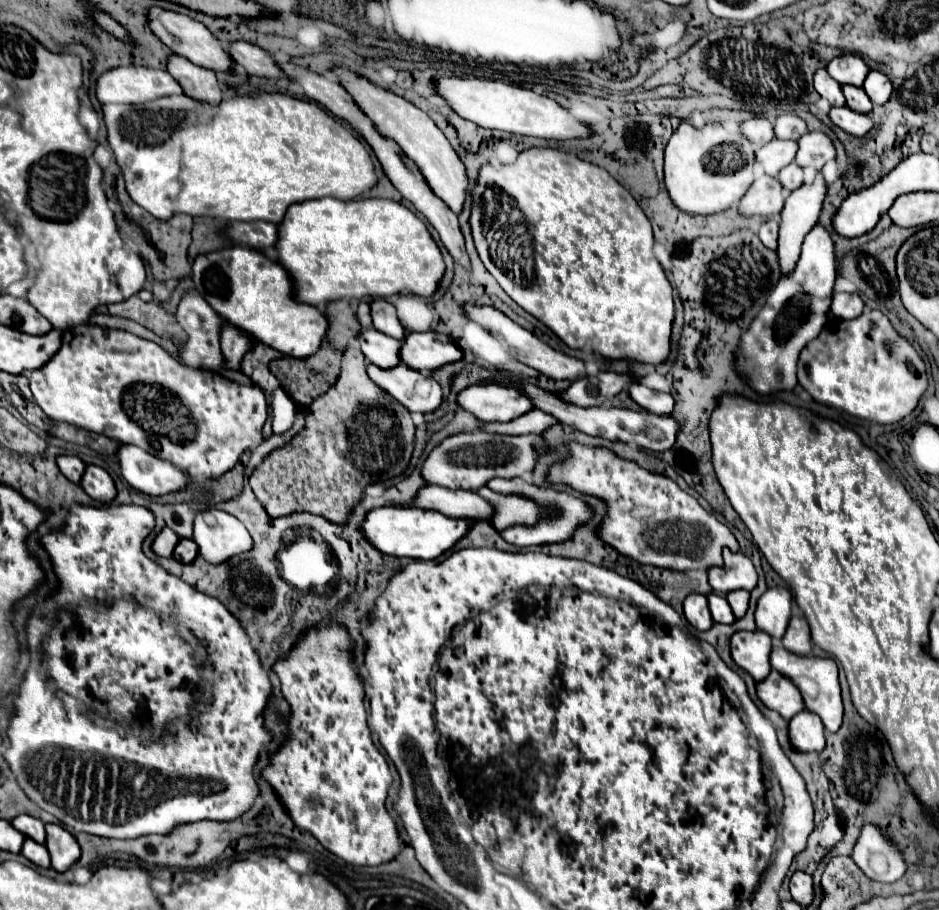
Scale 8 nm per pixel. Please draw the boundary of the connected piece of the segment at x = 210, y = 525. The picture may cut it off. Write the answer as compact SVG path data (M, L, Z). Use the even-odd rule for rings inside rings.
M217 508L199 512L195 516L193 540L199 546L199 554L211 564L221 564L253 546L243 522Z

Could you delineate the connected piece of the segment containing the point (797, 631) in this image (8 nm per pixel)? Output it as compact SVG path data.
M793 616L789 620L787 632L783 636L783 646L795 654L811 654L809 624L803 616Z

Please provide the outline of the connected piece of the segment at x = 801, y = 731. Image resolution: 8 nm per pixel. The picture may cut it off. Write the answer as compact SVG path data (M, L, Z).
M809 710L799 712L789 720L789 740L799 752L821 752L825 748L823 722Z

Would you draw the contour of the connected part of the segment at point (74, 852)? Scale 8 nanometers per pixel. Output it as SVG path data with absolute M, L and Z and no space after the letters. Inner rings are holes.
M48 823L47 826L47 850L51 854L51 866L57 872L67 872L81 856L81 848L71 832L67 832L59 824Z

